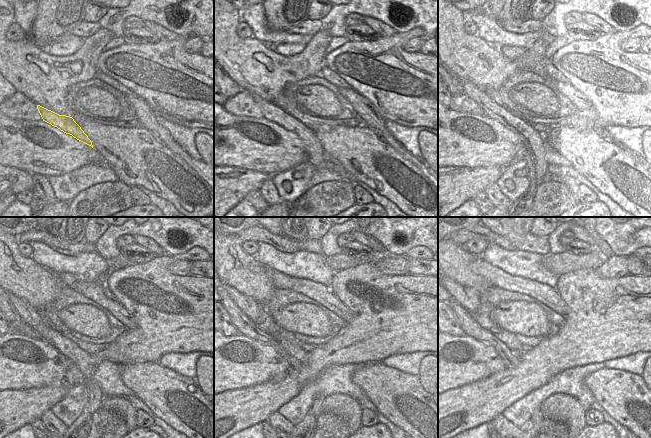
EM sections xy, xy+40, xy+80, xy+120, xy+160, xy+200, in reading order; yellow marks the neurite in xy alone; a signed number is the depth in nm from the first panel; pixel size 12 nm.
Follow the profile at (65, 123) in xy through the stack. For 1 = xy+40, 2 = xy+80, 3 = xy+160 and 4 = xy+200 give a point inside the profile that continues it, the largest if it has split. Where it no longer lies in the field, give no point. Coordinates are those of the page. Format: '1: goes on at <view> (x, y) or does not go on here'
1: goes on at xy+40 (315, 154)
2: goes on at xy+80 (536, 141)
3: goes on at xy+160 (246, 304)
4: goes on at xy+200 (468, 297)

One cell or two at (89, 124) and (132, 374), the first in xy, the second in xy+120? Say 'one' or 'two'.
one

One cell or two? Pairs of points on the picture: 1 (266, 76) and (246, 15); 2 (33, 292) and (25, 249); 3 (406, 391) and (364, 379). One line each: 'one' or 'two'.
1: two
2: two
3: one

